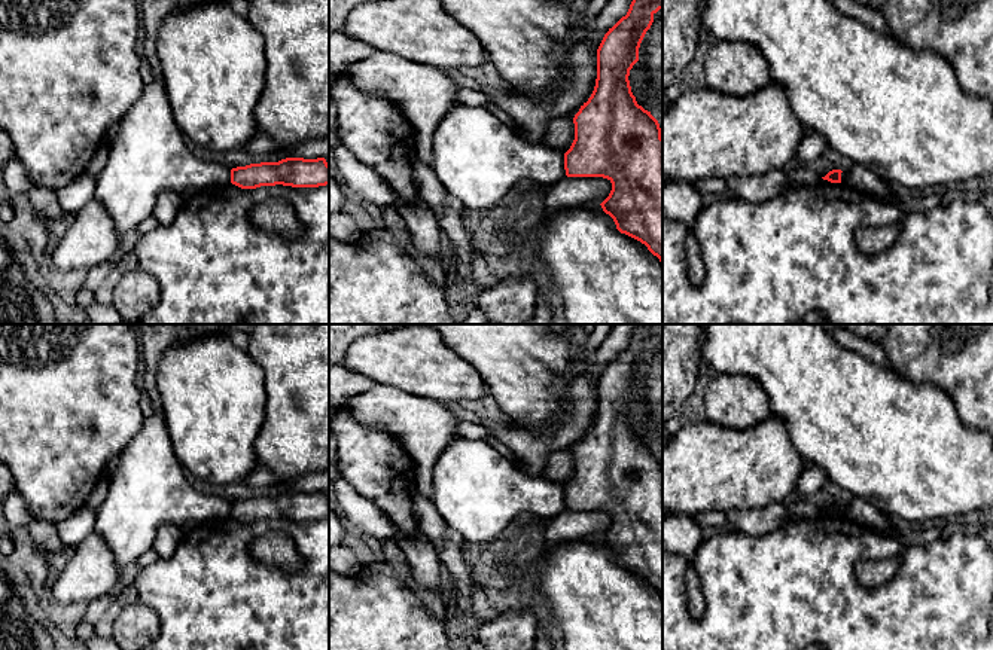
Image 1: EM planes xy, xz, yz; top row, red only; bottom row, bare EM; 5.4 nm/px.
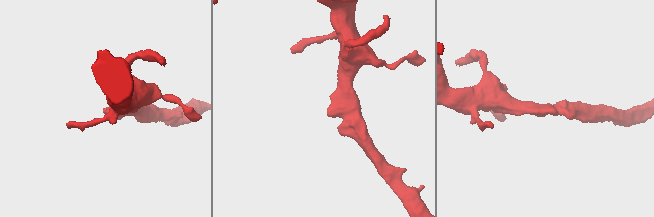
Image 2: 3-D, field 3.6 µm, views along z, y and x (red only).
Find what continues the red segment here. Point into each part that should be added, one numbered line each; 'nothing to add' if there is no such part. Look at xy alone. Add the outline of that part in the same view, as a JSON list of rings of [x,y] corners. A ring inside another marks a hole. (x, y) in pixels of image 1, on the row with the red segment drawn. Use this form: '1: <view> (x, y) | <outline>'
nothing to add

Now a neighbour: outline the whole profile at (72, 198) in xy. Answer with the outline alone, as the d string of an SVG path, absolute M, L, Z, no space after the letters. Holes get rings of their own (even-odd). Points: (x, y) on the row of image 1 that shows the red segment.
M86 171L57 190L57 199L64 213L77 214L95 195L95 178Z

